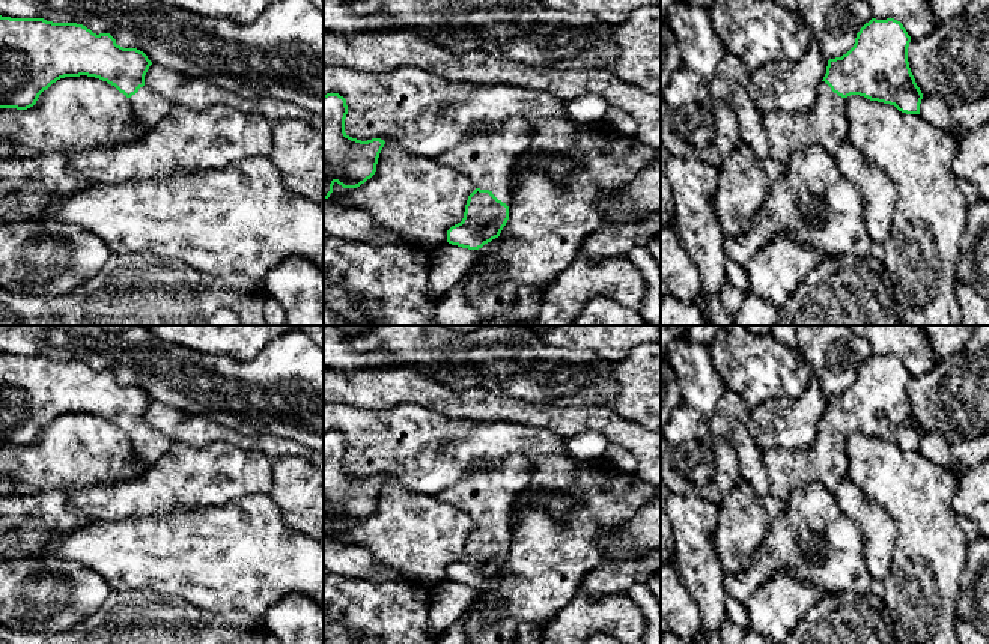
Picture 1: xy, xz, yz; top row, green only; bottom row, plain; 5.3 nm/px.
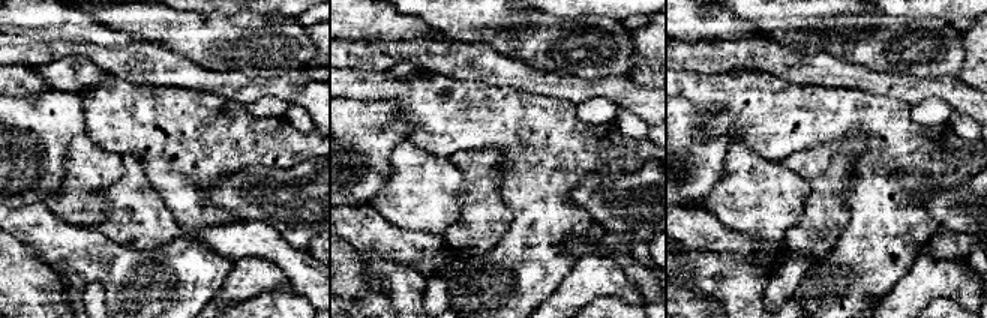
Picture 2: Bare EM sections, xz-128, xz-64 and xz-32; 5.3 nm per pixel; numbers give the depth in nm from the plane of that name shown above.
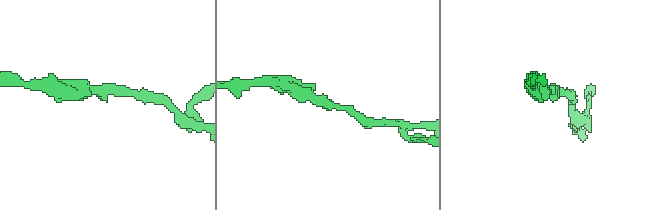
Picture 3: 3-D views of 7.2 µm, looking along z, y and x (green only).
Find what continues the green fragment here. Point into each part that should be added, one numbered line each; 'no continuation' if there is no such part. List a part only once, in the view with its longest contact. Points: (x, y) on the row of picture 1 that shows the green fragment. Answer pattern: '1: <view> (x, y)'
1: xz (486, 157)

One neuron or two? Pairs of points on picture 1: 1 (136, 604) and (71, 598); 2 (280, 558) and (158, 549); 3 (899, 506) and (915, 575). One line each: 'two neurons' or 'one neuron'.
1: two neurons
2: one neuron
3: one neuron

